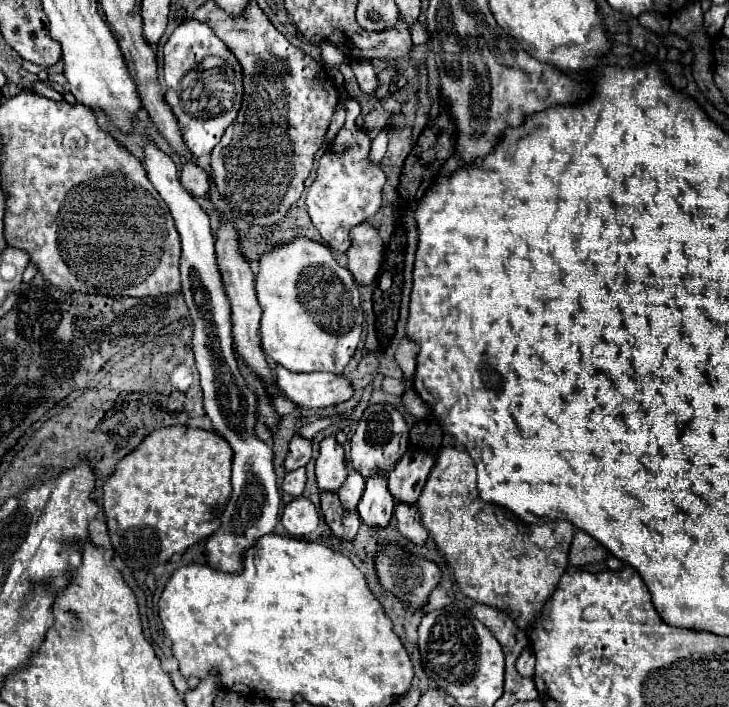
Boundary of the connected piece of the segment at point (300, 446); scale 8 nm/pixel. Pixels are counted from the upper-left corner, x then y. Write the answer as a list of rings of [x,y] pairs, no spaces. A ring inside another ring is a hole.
[[[295,434],[289,442],[289,452],[287,452],[287,458],[285,458],[287,472],[305,466],[309,460],[311,460],[311,440]]]

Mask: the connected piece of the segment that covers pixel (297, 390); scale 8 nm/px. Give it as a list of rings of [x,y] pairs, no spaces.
[[[275,366],[277,388],[299,408],[327,408],[351,398],[353,390],[345,376],[327,372],[295,374],[283,366]]]

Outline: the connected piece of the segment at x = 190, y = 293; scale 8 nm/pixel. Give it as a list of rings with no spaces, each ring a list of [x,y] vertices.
[[[145,134],[143,138],[143,154],[147,178],[169,206],[183,244],[181,292],[193,318],[193,352],[205,396],[205,414],[211,418],[213,428],[233,448],[233,496],[225,512],[221,512],[219,530],[207,542],[207,562],[219,570],[237,572],[241,570],[241,552],[249,548],[259,536],[271,534],[277,524],[281,496],[275,484],[273,450],[265,442],[257,440],[253,434],[253,426],[257,420],[255,394],[245,386],[245,380],[241,378],[237,362],[233,358],[233,334],[229,318],[231,310],[217,270],[215,238],[209,228],[209,216],[201,210],[197,200],[189,196],[189,192],[181,186],[175,162],[169,154],[157,148],[149,134]]]

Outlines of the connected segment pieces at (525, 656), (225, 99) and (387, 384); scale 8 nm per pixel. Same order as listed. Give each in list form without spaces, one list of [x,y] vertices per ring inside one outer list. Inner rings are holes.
[[[525,648],[517,660],[517,672],[521,676],[527,676],[527,678],[533,678],[533,668],[535,668],[535,656],[533,656],[533,650],[531,648]]]
[[[187,20],[175,28],[163,46],[165,54],[165,100],[173,108],[183,132],[183,140],[193,156],[211,154],[211,150],[219,144],[225,128],[235,120],[241,108],[243,96],[243,76],[237,58],[229,52],[229,48],[213,34],[207,24],[197,20]],[[215,56],[213,66],[203,66],[203,60]]]
[[[385,377],[382,382],[382,388],[390,394],[402,396],[409,388],[413,388],[413,380],[405,382],[403,378]]]

